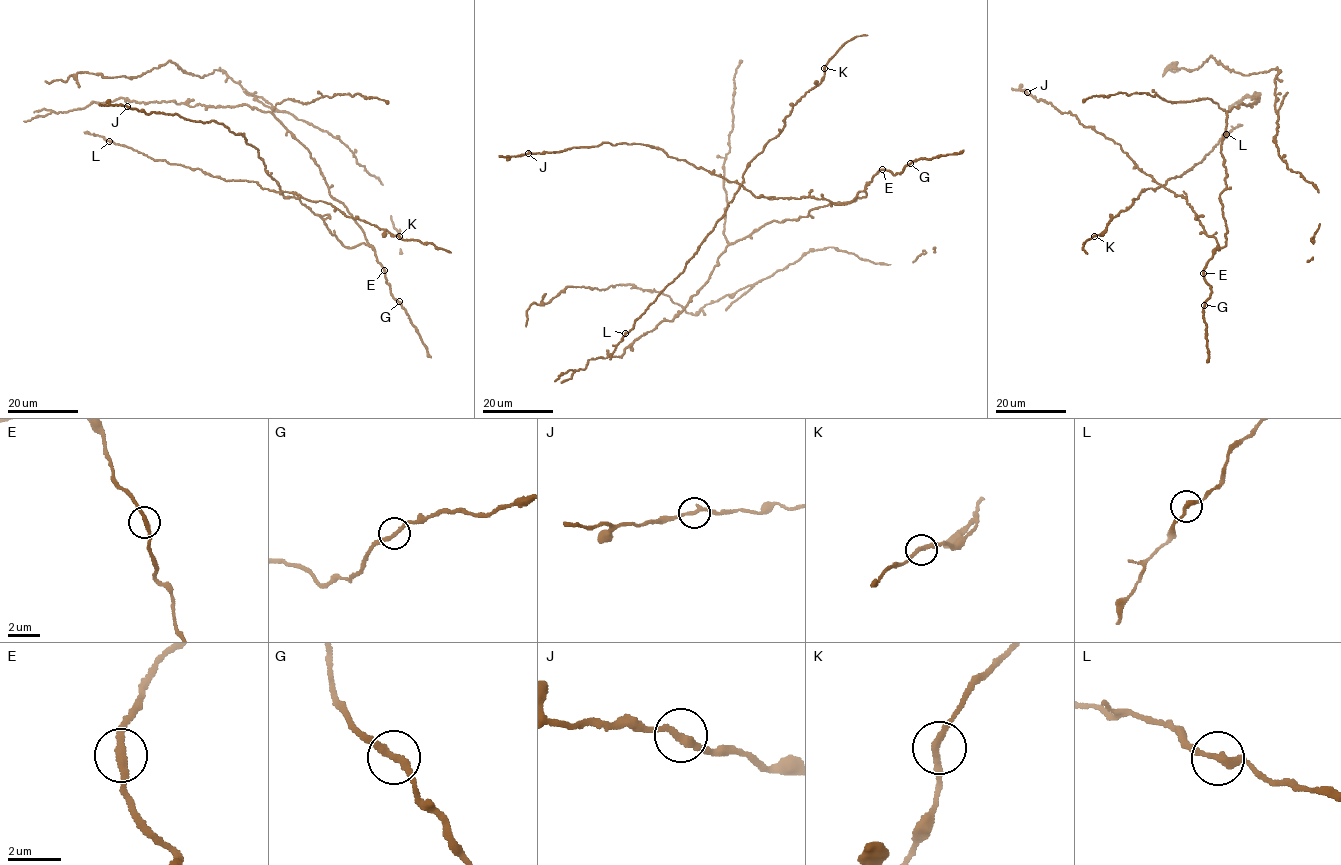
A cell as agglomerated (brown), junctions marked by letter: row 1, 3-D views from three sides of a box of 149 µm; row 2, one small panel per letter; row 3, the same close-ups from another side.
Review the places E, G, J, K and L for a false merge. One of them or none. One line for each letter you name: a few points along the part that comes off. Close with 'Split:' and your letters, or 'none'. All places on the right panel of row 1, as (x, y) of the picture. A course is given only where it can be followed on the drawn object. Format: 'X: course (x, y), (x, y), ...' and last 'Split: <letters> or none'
Split: none

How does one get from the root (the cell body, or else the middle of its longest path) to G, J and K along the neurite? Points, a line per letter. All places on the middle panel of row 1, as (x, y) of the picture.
G: (784, 220), (806, 217), (810, 210), (830, 203), (865, 197), (866, 187), (878, 172), (901, 173), (910, 163)
J: (784, 220), (866, 193), (839, 204), (757, 197), (644, 144), (528, 153)
K: (784, 220), (866, 193), (835, 204), (808, 196), (757, 197), (739, 187), (747, 164), (820, 83), (824, 68)

